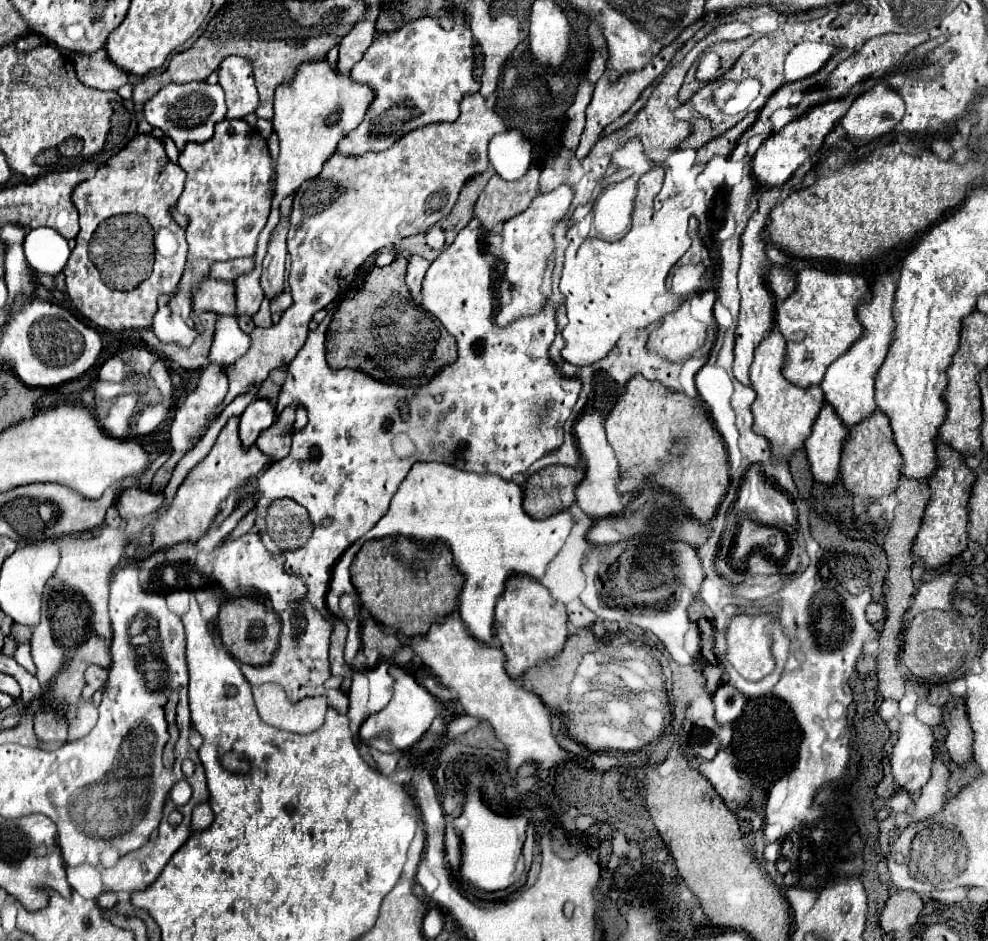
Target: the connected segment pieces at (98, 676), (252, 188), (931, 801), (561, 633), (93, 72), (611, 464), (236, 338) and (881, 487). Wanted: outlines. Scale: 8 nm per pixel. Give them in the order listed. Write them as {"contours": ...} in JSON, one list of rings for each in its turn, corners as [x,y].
{"contours":[[[[92,665],[86,669],[86,685],[82,689],[82,697],[84,699],[92,699],[92,695],[104,687],[106,683],[106,677],[108,677],[108,671],[104,667],[98,667],[98,665]]],[[[224,119],[218,123],[210,141],[186,143],[184,151],[180,151],[178,165],[186,171],[184,191],[176,209],[188,217],[188,257],[184,275],[176,293],[168,301],[168,307],[192,327],[192,293],[200,279],[208,277],[210,265],[214,261],[254,255],[258,233],[266,225],[270,213],[270,177],[274,167],[270,163],[266,139],[260,137],[258,131],[254,131],[246,121],[234,119]]],[[[936,755],[936,759],[932,761],[932,775],[928,783],[922,787],[920,795],[916,795],[916,801],[914,801],[916,807],[912,813],[914,821],[932,817],[940,811],[940,807],[944,805],[944,795],[948,791],[948,777],[950,777],[950,771],[946,763]]],[[[512,575],[506,581],[506,589],[496,603],[494,615],[494,635],[500,641],[502,651],[506,653],[506,671],[518,679],[526,669],[534,667],[542,659],[554,657],[562,651],[564,641],[568,639],[568,615],[566,607],[552,599],[548,589],[528,577],[528,575]]],[[[104,49],[96,51],[92,55],[72,53],[72,61],[74,61],[74,69],[78,73],[78,79],[84,85],[90,85],[90,87],[96,87],[102,91],[116,91],[128,79],[128,75],[124,71],[120,71],[108,59]]],[[[588,407],[578,421],[574,423],[574,437],[580,449],[580,455],[584,459],[584,479],[578,483],[576,487],[576,501],[580,505],[580,509],[592,517],[608,517],[608,515],[618,515],[622,513],[622,509],[626,507],[628,499],[622,499],[620,493],[616,491],[616,481],[618,481],[618,461],[616,455],[612,451],[612,447],[606,441],[606,433],[604,433],[604,417],[600,411],[596,411],[594,407]]],[[[216,315],[214,339],[208,353],[210,363],[230,365],[250,347],[250,337],[238,327],[234,315]]],[[[874,411],[848,431],[848,439],[844,439],[844,449],[842,449],[842,459],[840,459],[840,475],[844,485],[854,493],[864,499],[874,499],[888,495],[898,487],[900,479],[900,453],[894,445],[892,431],[890,431],[890,421],[882,411]]]]}

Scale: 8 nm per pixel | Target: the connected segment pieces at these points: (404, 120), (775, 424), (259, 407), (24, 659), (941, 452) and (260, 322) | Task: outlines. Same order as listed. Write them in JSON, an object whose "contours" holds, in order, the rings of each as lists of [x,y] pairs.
{"contours":[[[[452,7],[448,17],[452,17],[454,27],[444,29],[438,17],[418,17],[400,27],[400,31],[392,31],[390,35],[378,35],[374,43],[368,47],[364,57],[352,67],[350,79],[354,83],[368,83],[374,91],[374,101],[370,103],[364,121],[352,129],[340,143],[336,153],[342,155],[364,155],[368,151],[386,151],[406,133],[424,127],[428,123],[452,121],[458,115],[458,105],[466,93],[476,93],[480,85],[474,79],[474,35],[470,25],[466,25],[464,9]]],[[[772,329],[756,347],[754,361],[750,365],[750,383],[756,391],[756,401],[752,405],[754,415],[754,433],[766,437],[772,445],[774,459],[788,459],[796,449],[804,445],[804,439],[810,433],[810,427],[820,413],[824,403],[824,393],[818,385],[798,387],[782,377],[780,369],[784,363],[784,337],[778,329]]],[[[256,397],[240,417],[240,439],[244,447],[254,445],[258,435],[274,423],[274,405],[268,399]]],[[[20,643],[18,649],[16,649],[16,653],[14,653],[14,659],[16,659],[16,663],[22,665],[28,673],[36,675],[36,665],[34,665],[32,655],[30,655],[30,643]]],[[[948,443],[936,445],[936,469],[928,481],[930,501],[924,513],[922,531],[914,541],[914,559],[924,561],[928,569],[934,569],[942,563],[948,563],[952,557],[960,555],[968,545],[966,525],[968,525],[968,487],[972,487],[972,471],[964,455],[948,447]]],[[[264,297],[258,313],[252,317],[252,321],[256,323],[256,327],[270,327],[272,325],[272,319],[270,319],[270,307],[268,307],[268,299]]]]}

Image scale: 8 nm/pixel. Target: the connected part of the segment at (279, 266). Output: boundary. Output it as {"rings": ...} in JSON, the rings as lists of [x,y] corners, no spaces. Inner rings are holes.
{"rings":[[[280,217],[280,223],[274,227],[268,241],[268,253],[262,261],[262,289],[270,299],[274,293],[284,289],[284,263],[286,263],[286,231],[288,219]]]}

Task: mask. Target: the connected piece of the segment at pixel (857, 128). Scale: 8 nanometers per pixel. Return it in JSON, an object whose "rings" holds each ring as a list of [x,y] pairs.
{"rings":[[[878,83],[854,99],[840,125],[846,129],[850,139],[873,142],[892,131],[900,123],[902,115],[904,101],[900,93]]]}

